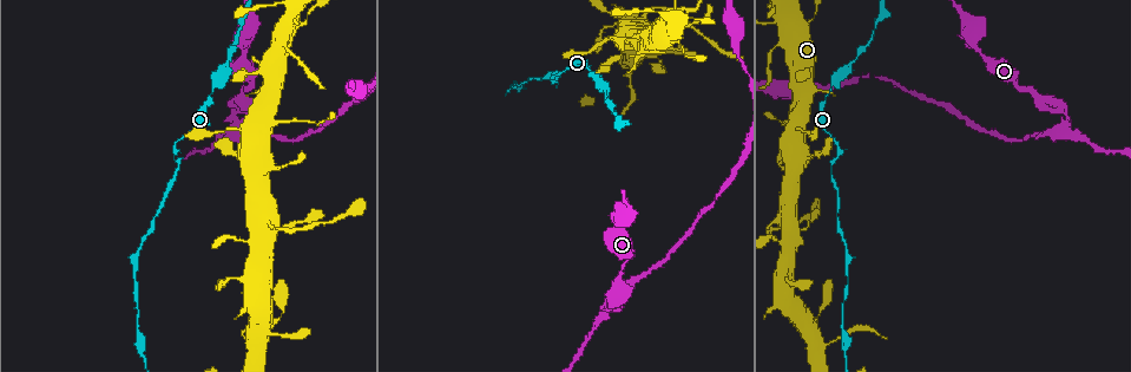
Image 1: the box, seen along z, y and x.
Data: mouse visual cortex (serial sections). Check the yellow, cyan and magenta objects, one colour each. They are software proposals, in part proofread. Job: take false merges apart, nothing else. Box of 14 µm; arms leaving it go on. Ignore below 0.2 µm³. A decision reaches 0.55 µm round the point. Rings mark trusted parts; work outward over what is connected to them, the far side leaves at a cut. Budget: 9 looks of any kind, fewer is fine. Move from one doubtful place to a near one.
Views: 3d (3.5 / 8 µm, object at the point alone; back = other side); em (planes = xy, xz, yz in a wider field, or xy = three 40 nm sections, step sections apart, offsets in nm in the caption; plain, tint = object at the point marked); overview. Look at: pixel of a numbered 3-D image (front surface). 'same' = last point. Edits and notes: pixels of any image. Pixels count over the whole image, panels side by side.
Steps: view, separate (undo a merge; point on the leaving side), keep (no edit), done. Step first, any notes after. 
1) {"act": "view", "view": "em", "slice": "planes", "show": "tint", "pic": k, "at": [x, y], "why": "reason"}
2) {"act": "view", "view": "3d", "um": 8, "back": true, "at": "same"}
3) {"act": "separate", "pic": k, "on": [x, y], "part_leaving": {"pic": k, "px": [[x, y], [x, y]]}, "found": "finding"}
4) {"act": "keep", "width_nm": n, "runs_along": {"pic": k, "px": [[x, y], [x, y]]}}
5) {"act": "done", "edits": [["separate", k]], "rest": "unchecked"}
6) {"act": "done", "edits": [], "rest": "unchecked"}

{"act": "view", "view": "3d", "um": 8, "pic": 1, "at": [173, 146]}

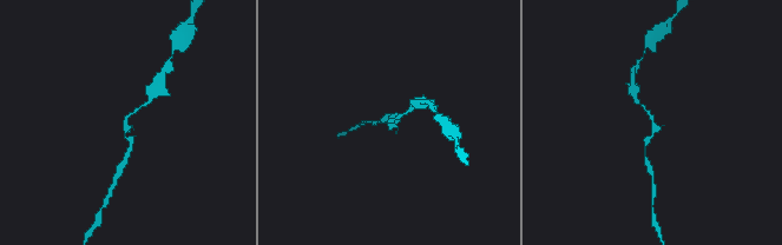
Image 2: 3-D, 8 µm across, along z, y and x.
{"act": "view", "view": "3d", "um": 3.5, "pic": 2, "at": [125, 118], "why": "zoom in"}

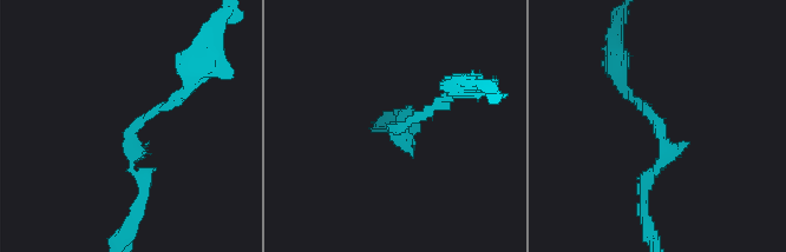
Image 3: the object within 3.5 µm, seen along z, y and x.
{"act": "view", "view": "em", "slice": "xy", "step": 1, "show": "tint", "pic": 3, "at": [398, 132], "why": "shape alone is not enough"}

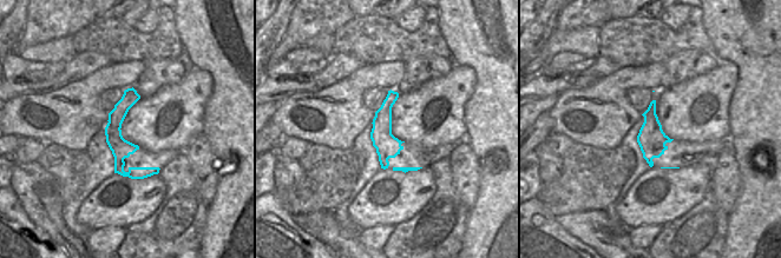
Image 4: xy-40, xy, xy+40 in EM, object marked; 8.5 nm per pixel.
{"act": "keep", "runs_along": {"pic": 3, "px": [[188, 88], [133, 127], [141, 204]]}, "found": "all the same cell"}

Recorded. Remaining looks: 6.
{"act": "view", "view": "3d", "um": 3.5, "back": true, "pic": 1, "at": [284, 22]}

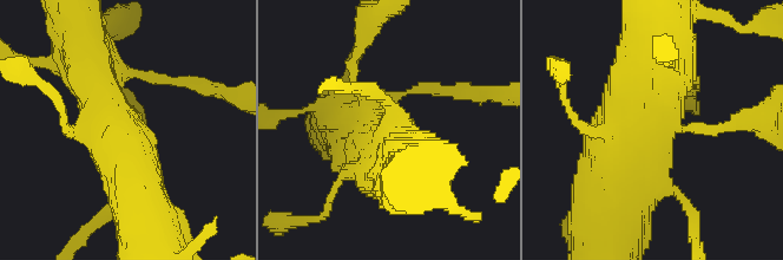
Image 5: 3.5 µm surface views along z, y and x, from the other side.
{"act": "view", "view": "em", "slice": "xy", "step": 2, "show": "tint", "pic": 5, "at": [637, 125], "why": "shape alone is not enough"}

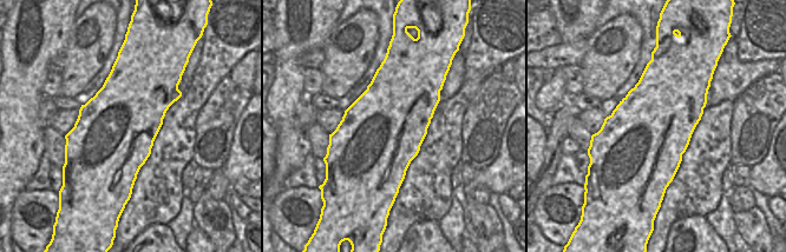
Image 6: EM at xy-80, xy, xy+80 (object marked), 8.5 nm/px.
{"act": "keep", "width_nm": 700, "runs_along": {"pic": 5, "px": [[590, 205], [619, 143], [665, 89]]}, "found": "one cell here"}

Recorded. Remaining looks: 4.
{"act": "view", "view": "3d", "um": 3.5, "pic": 1, "at": [829, 93], "why": "calibre changes"}

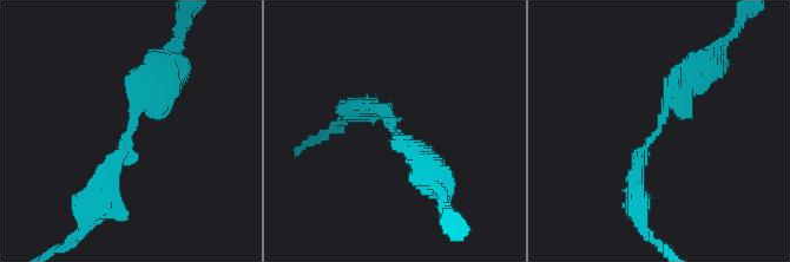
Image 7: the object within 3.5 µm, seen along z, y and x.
{"act": "view", "view": "em", "slice": "xy", "step": 3, "show": "tint", "pic": 7, "at": [662, 127], "arm_widths_nm": [250, 350]}

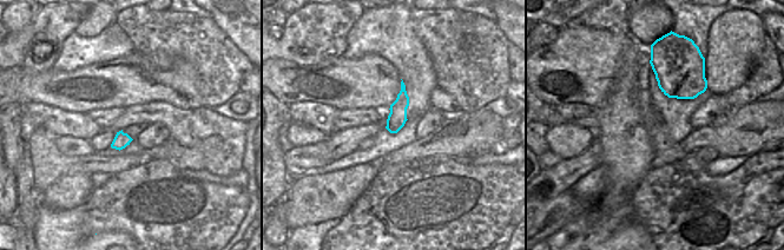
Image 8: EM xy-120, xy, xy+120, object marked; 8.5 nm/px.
{"act": "keep", "width_nm": 160, "runs_along": {"pic": 7, "px": [[97, 204], [163, 70]]}, "found": "all the same cell"}

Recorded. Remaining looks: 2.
{"act": "view", "view": "3d", "um": 3.5, "pic": 1, "at": [1064, 130], "why": "thick turns thin"}

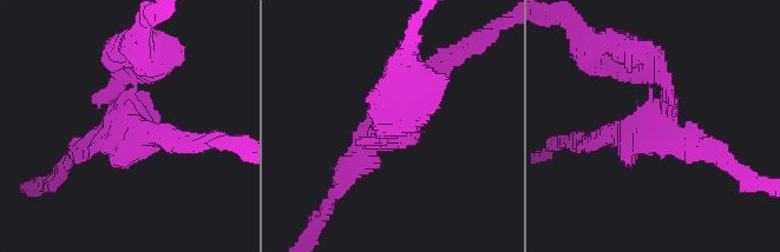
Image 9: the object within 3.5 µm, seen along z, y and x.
{"act": "view", "view": "em", "slice": "planes", "show": "tint", "pic": 9, "at": [121, 126], "arms": 3, "arm_widths_nm": [250, 300, 350]}

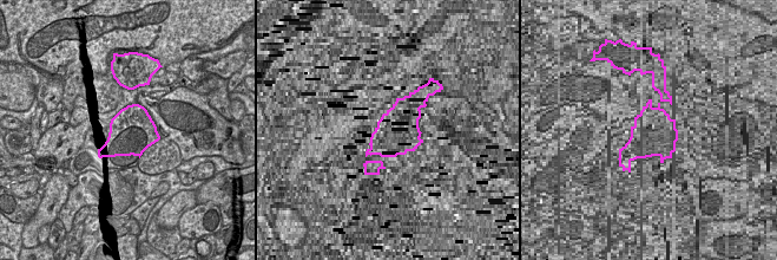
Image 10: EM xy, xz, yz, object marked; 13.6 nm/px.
{"act": "keep", "runs_along": {"pic": 9, "px": [[655, 55], [661, 128], [607, 136]]}, "found": "one cell here"}

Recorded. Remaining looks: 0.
{"act": "done", "edits": [], "rest": "unchecked"}

